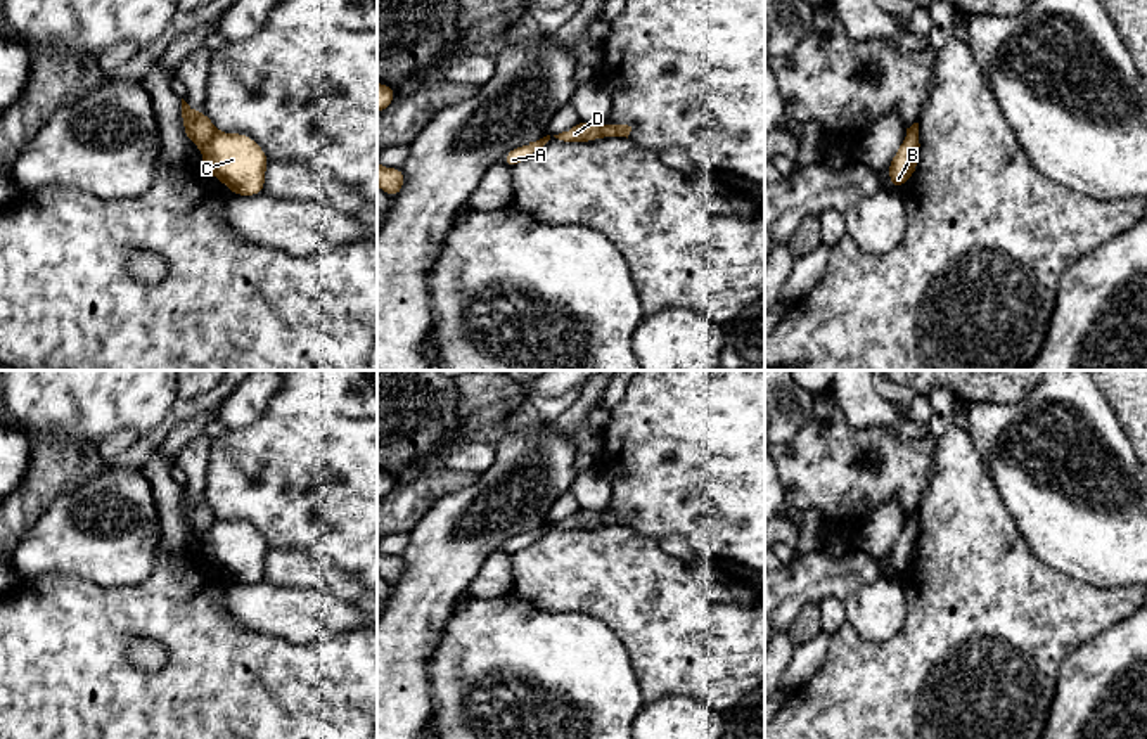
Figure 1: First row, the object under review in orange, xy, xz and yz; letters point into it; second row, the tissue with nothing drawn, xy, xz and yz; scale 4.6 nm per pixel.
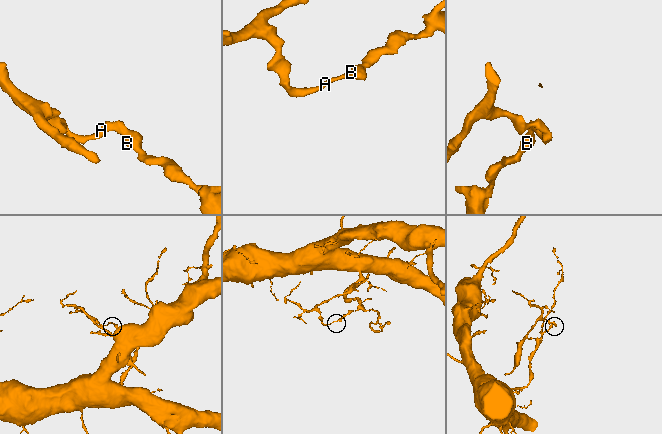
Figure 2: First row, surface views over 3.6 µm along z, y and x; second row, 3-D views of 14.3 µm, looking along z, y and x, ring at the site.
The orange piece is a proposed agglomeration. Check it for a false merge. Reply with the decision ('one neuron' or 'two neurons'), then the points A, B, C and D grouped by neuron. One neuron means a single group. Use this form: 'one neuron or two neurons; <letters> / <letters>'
two neurons; A D / B C

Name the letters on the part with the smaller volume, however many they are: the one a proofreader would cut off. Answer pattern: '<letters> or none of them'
A, D

